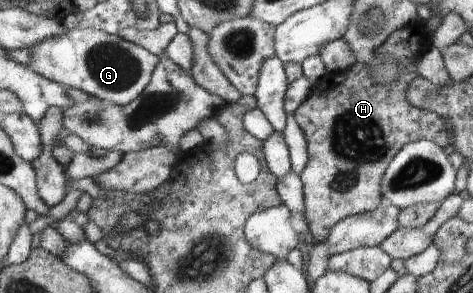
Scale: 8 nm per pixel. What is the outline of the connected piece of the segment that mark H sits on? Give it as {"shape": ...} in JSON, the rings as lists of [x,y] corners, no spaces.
{"shape":[[[414,23],[403,26],[392,32],[379,47],[382,55],[396,58],[403,71],[394,84],[376,84],[374,76],[356,63],[344,72],[333,72],[319,78],[294,112],[307,142],[308,162],[300,180],[304,216],[312,241],[324,242],[332,227],[343,218],[369,213],[384,203],[382,176],[405,144],[426,139],[446,148],[453,142],[442,117],[433,111],[412,107],[406,100],[410,82],[419,78],[416,58],[429,48],[426,29],[426,26]]]}

